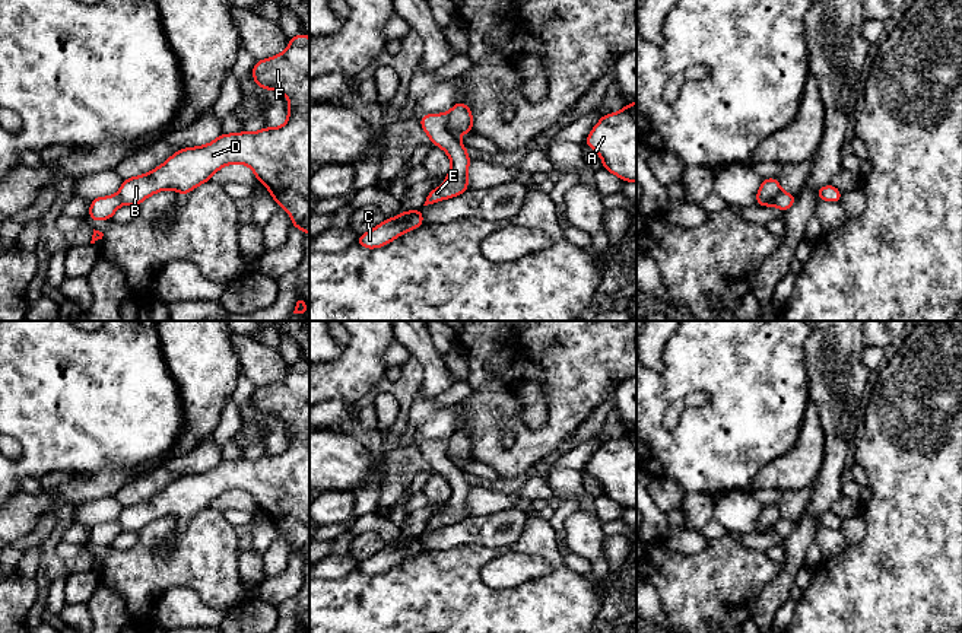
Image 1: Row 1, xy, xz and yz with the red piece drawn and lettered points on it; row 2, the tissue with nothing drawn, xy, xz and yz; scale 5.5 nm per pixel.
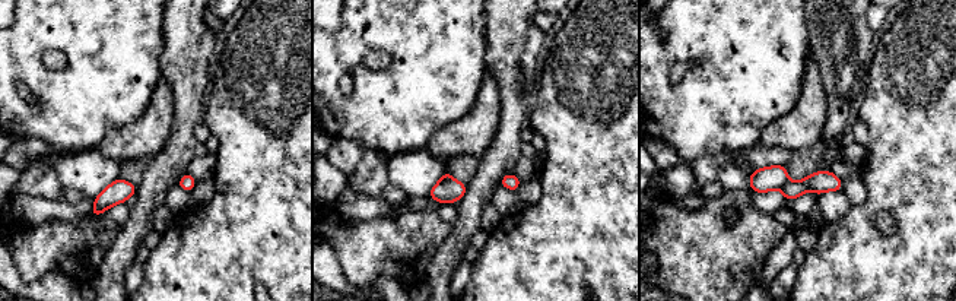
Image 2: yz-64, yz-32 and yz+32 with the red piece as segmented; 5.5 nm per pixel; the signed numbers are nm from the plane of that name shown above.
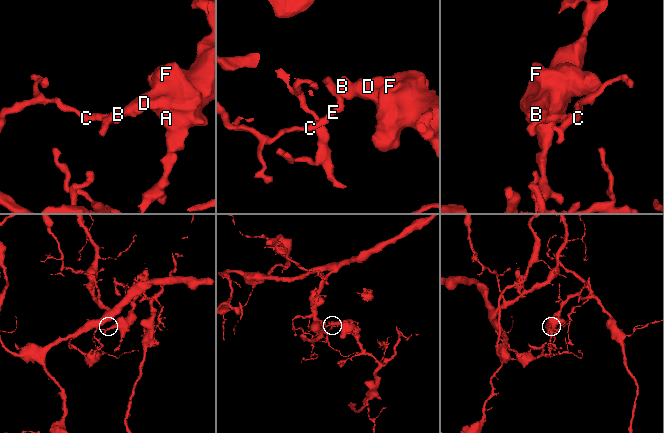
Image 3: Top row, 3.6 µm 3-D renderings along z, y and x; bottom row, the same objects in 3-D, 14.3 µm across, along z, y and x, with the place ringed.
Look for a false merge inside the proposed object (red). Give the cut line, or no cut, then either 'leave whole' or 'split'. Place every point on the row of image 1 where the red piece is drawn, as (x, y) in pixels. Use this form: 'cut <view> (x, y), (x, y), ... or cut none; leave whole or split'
cut yz (780, 190), (770, 199), (756, 200); split

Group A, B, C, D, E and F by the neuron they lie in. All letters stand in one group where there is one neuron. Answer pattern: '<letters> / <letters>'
A B D F / C E

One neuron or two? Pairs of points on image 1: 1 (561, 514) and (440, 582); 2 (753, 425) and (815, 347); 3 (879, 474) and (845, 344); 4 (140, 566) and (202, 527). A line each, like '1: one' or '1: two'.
1: two
2: two
3: two
4: one

